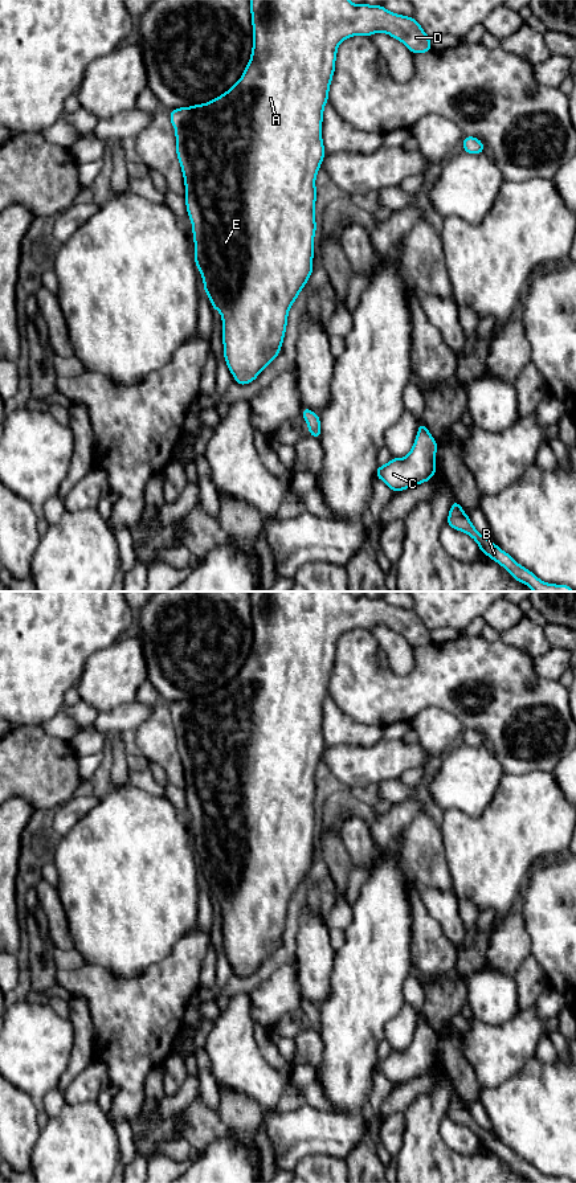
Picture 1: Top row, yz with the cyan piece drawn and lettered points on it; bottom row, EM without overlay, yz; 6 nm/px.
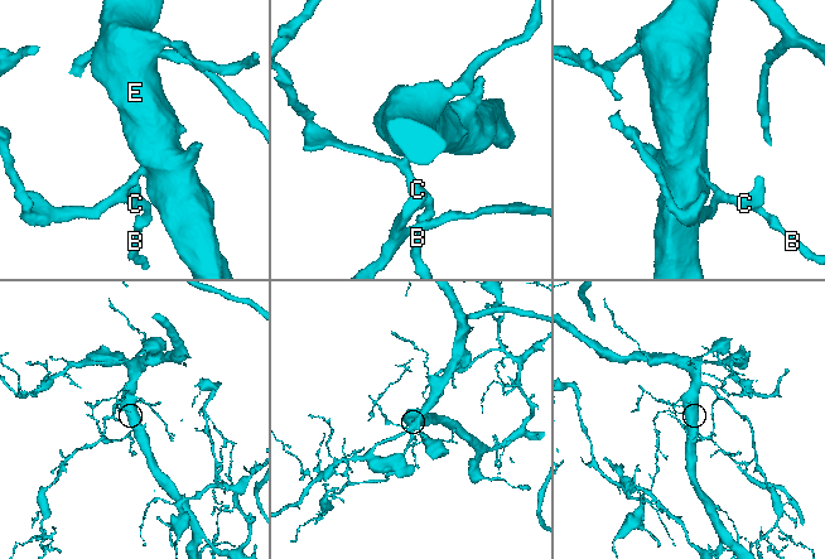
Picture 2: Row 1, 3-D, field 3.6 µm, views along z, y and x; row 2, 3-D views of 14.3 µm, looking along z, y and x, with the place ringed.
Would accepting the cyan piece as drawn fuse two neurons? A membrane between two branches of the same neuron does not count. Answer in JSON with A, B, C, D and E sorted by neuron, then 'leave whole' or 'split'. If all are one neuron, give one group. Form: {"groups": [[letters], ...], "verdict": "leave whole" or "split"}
{"groups": [["A", "B", "C", "D", "E"]], "verdict": "leave whole"}

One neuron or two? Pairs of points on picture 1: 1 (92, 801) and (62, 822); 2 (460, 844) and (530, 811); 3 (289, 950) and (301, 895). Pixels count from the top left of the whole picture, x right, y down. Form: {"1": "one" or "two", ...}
{"1": "one", "2": "one", "3": "one"}

